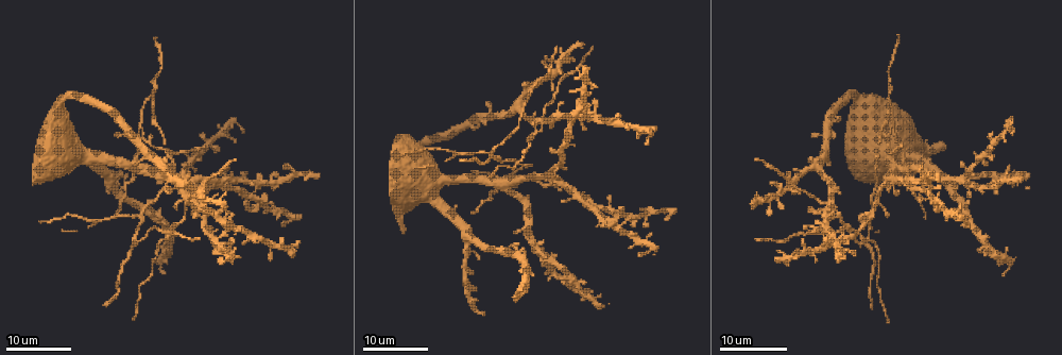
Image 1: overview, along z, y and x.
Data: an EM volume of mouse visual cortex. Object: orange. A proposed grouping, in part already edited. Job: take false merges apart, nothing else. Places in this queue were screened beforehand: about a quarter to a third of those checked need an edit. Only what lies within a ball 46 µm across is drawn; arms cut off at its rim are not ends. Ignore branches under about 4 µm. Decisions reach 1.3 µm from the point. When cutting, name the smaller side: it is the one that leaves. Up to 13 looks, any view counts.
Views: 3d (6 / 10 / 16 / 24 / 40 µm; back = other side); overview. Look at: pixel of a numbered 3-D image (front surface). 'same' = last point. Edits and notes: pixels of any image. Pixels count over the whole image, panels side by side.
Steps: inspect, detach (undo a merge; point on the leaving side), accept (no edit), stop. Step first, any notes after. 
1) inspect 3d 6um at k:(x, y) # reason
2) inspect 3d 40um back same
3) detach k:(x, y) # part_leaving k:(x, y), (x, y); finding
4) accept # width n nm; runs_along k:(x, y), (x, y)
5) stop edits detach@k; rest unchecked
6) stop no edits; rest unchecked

inspect 3d 24um at 1:(153, 276) # sudden change in width

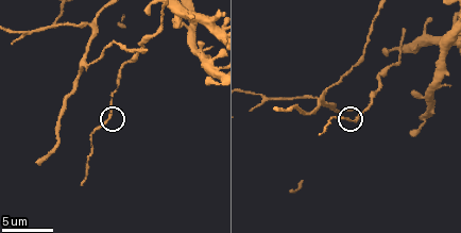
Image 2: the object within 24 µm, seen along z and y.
inspect 3d 6um at 2:(346, 120) # closer look

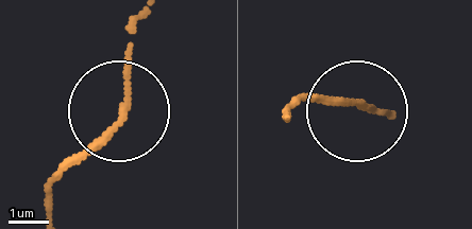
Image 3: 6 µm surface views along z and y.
accept # one cell here

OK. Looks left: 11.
inspect 3d 24um at 1:(552, 89) # two arms in line, one across

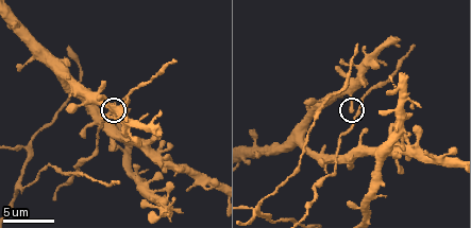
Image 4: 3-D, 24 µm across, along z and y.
inspect 3d 10um at 4:(352, 111)

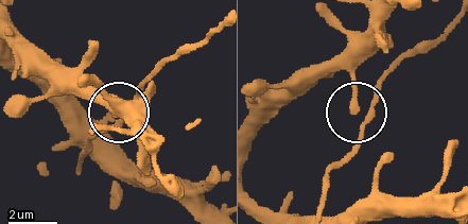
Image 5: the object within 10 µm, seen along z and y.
inspect 3d 6um at 5:(356, 108)

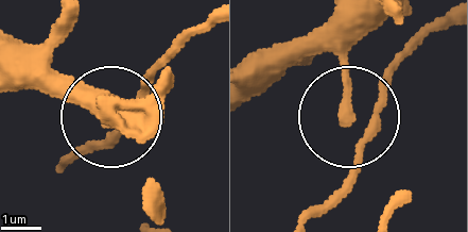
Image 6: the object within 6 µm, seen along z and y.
accept # arms 3; one cell here

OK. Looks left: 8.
inspect 3d 24um at 1:(416, 173)

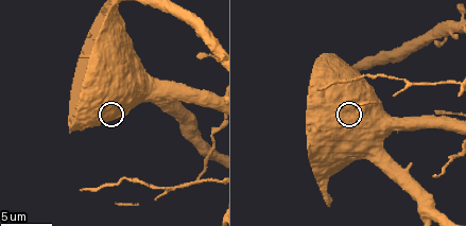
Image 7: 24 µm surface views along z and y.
inspect 3d 6um at 7:(349, 112)

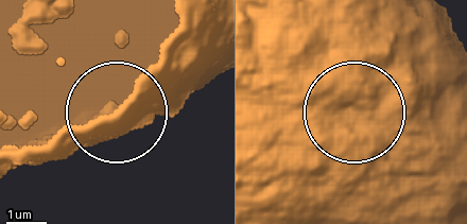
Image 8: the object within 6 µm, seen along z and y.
accept # side_arm 6 um; one cell here

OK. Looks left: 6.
inspect 3d 16um at 1:(151, 96) # two arms in line, one across

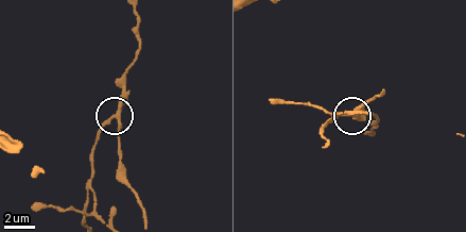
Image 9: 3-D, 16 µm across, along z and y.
inspect 3d 6um at 9:(119, 119)

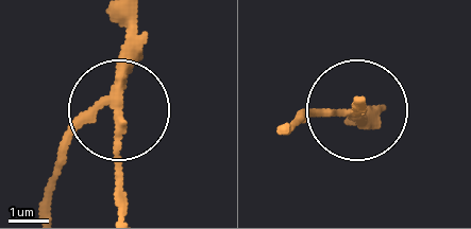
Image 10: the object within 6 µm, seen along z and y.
detach 10:(85, 112) # part_leaving 10:(123, 68), (69, 145), (52, 206); a second cell is stuck on

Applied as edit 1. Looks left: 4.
inspect overview # see it whole again

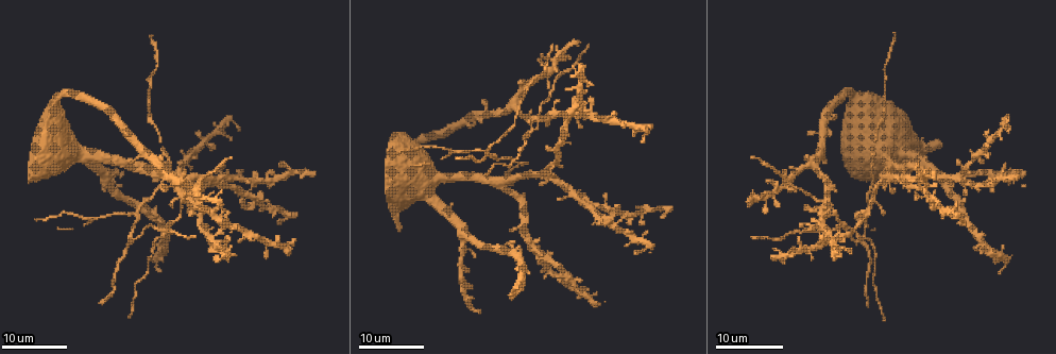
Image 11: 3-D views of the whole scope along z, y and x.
inspect 3d 16um at 11:(133, 212) # a fork

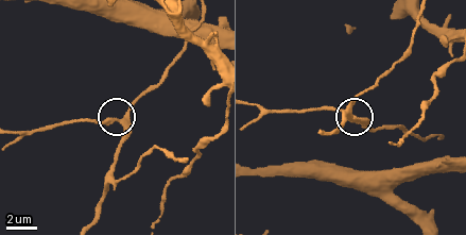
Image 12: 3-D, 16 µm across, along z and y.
inspect 3d 10um at 12:(354, 117)

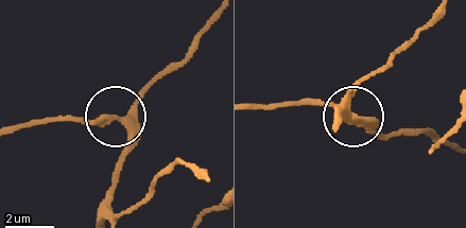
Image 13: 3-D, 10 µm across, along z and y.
accept # side_arm 17 um; runs_along 13:(452, 143), (421, 134), (379, 134), (325, 103), (278, 103); one cell here

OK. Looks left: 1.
inspect 3d 10um at 4:(255, 209) # three arms meet

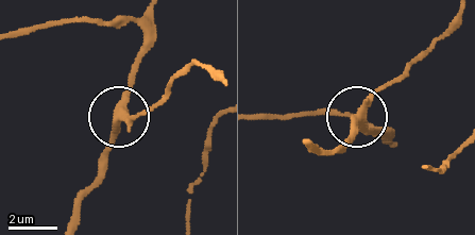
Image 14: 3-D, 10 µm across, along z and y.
accept # arms 3; runs_along 14:(151, 17), (148, 48), (104, 155); all the same cell

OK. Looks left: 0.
stop edits detach@10; rest unchecked

